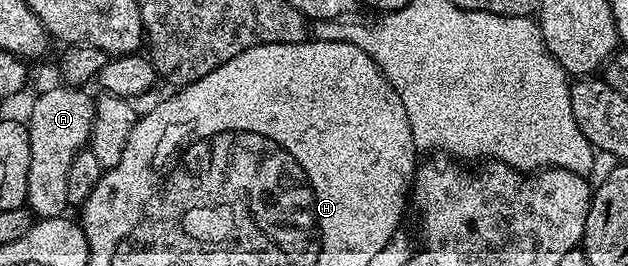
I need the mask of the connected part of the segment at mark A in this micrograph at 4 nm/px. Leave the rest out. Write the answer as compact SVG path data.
M58 86L47 88L31 104L31 120L26 121L29 134L29 186L27 187L26 207L40 220L48 220L54 216L63 216L68 211L67 195L69 182L67 171L78 152L88 147L91 138L91 127L95 121L95 100L79 86Z

